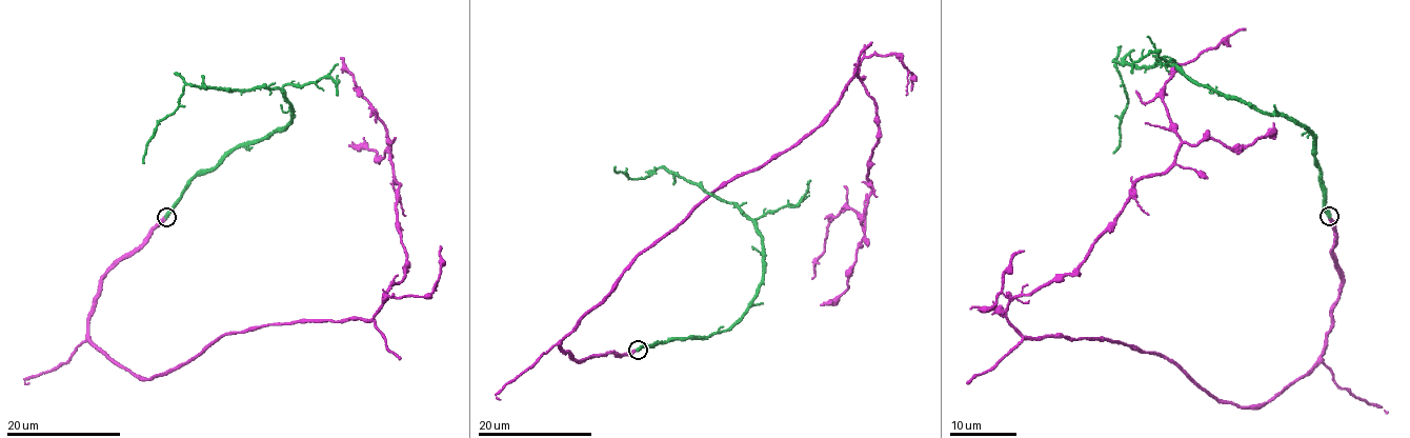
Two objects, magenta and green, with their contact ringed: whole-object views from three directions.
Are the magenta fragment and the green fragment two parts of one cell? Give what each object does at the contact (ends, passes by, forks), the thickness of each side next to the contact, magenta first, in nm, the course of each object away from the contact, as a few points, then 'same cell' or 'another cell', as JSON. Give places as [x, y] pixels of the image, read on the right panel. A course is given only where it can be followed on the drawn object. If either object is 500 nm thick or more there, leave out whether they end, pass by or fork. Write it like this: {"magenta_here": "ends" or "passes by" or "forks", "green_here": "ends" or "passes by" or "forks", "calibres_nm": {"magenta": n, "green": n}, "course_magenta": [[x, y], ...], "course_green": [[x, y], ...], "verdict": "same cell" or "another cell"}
{"magenta_here": "ends", "green_here": "ends", "calibres_nm": {"magenta": 360, "green": 400}, "course_magenta": [[1328, 216], [1325, 349], [1264, 404], [1008, 320], [1171, 165], [1165, 82], [1246, 28]], "course_green": [[1328, 216], [1314, 138], [1306, 130], [1196, 84], [1176, 65], [1114, 61], [1128, 103], [1112, 154]], "verdict": "same cell"}

